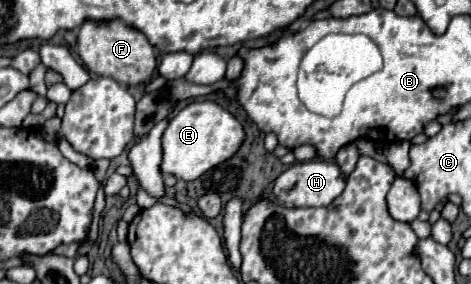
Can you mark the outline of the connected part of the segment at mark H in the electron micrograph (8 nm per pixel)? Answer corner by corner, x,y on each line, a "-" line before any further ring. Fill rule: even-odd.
314,159
314,161
304,161
304,163
294,163
286,171
282,171
272,187
274,201
280,207
324,207
330,205
342,191
344,191
344,175
340,167
334,161
324,161
324,159

